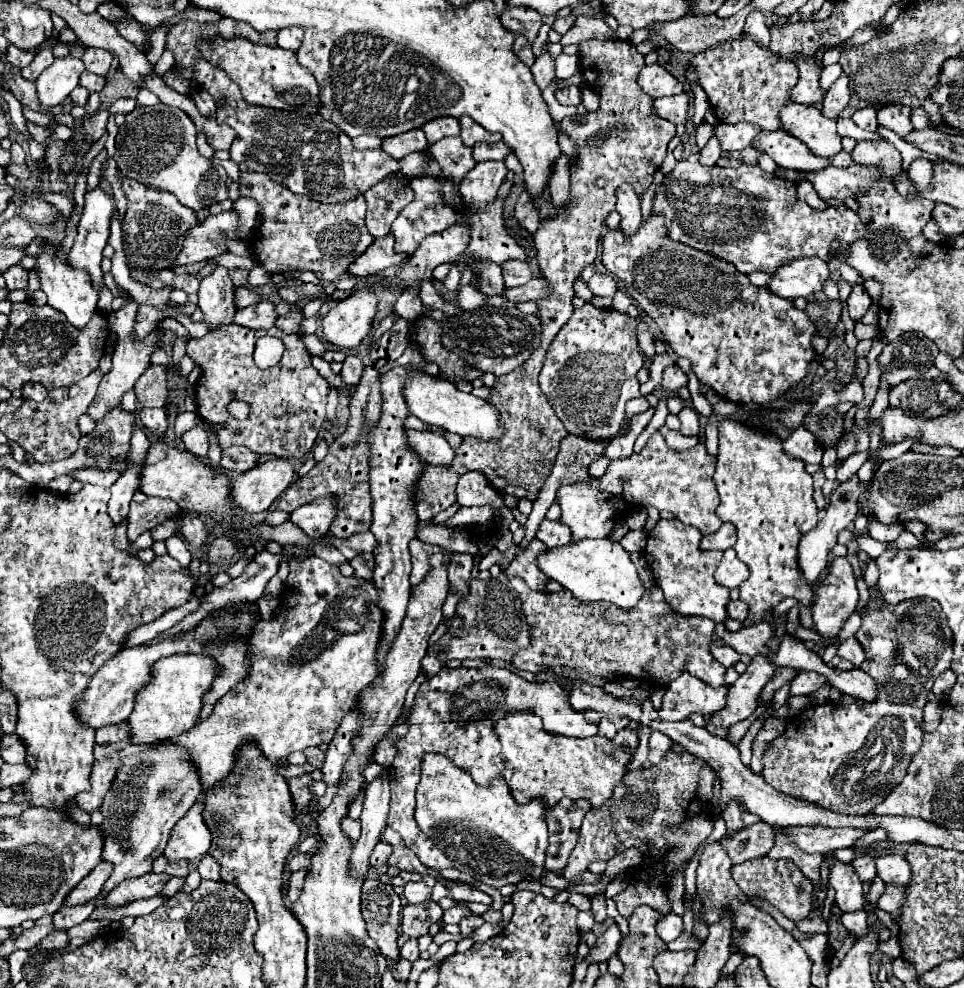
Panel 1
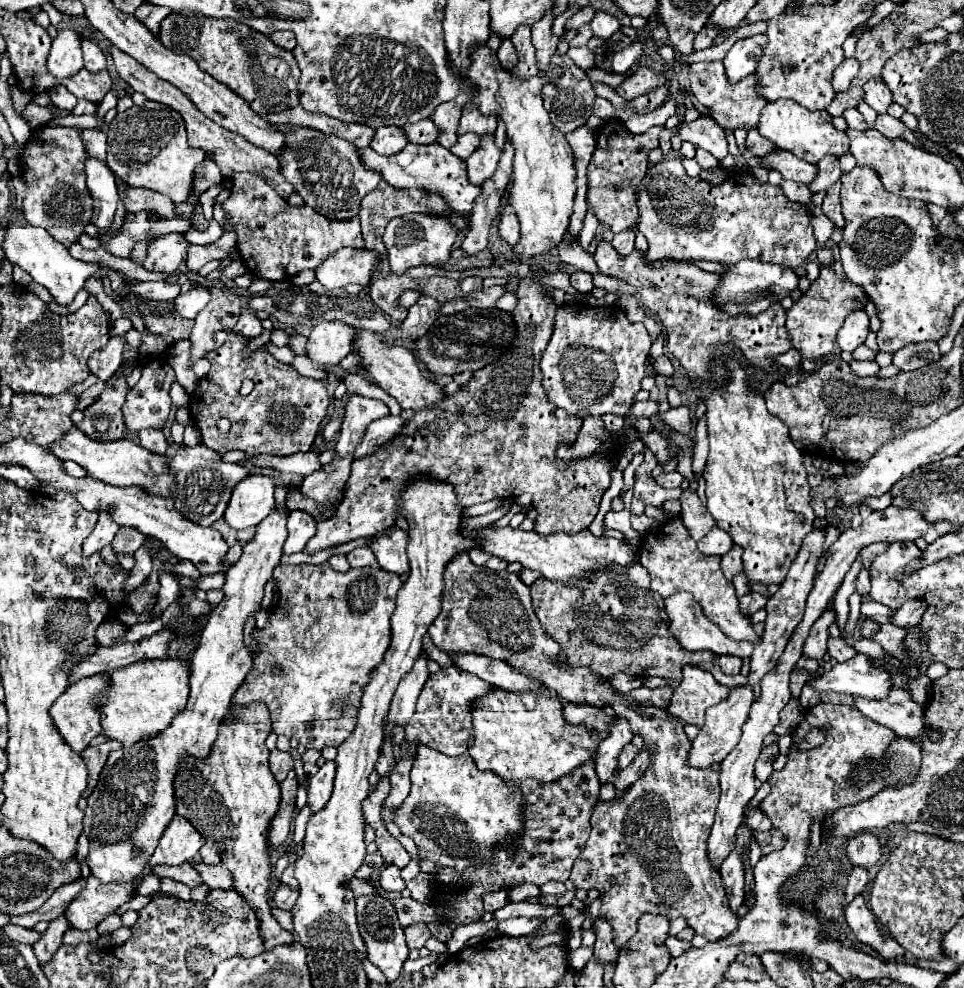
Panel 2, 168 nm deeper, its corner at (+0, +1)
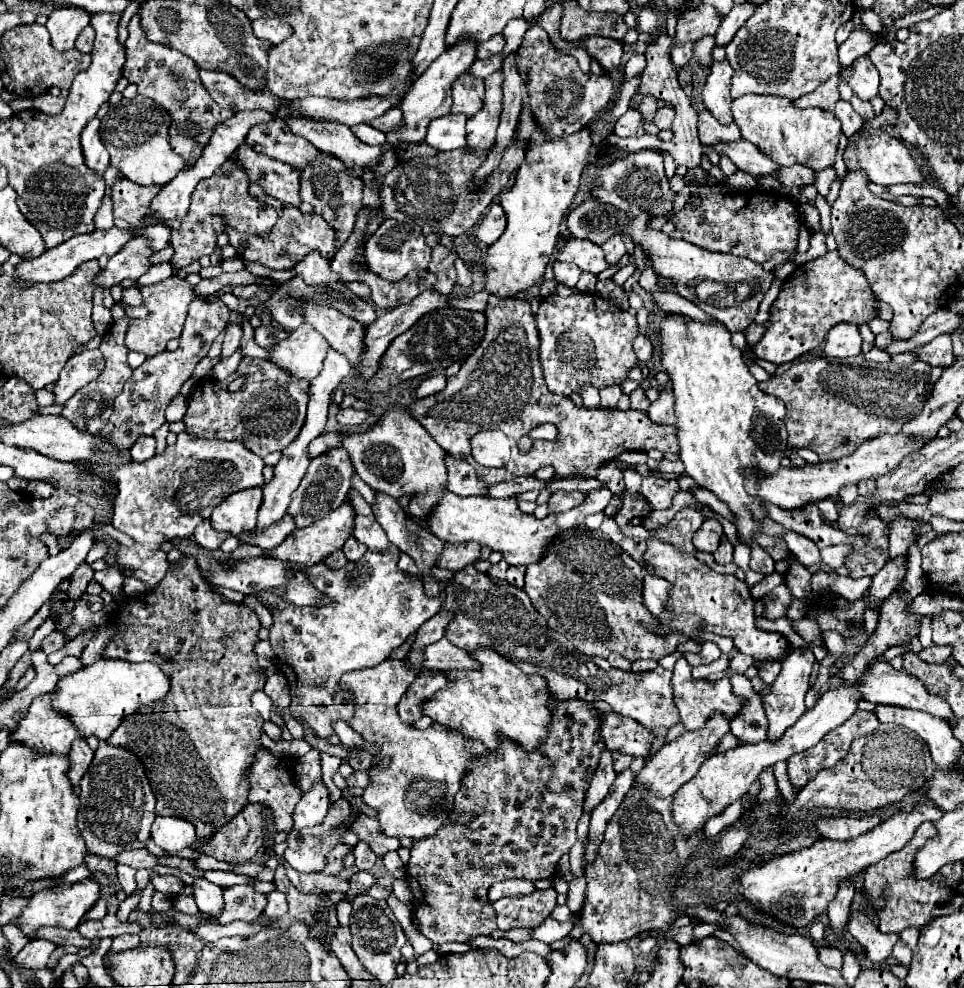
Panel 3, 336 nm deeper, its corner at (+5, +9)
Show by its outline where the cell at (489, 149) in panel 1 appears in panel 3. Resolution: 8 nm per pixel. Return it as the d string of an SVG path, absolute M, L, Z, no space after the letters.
M444 115L434 119L426 133L426 143L438 151L452 151L466 145L466 117L464 115Z

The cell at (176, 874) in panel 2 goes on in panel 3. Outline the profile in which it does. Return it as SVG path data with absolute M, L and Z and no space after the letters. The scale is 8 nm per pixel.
M194 877L192 889L194 889L196 905L198 905L198 909L202 913L218 915L222 911L222 905L224 905L224 901L222 901L222 887L210 883L204 877Z

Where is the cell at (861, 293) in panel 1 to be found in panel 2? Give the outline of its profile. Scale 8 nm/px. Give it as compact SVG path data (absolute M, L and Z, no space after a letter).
M855 311L851 313L843 327L837 333L837 345L841 351L853 353L859 345L865 343L865 337L869 333L869 317L865 311Z

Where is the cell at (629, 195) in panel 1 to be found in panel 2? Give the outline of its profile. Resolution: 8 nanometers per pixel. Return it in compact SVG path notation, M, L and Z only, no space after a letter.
M625 229L623 233L617 233L615 237L613 237L613 241L611 241L611 245L615 247L615 251L619 253L619 255L629 255L633 249L635 249L635 233L633 233L633 229Z

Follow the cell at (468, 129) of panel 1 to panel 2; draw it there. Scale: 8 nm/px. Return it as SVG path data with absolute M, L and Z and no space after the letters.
M469 101L469 103L463 107L457 135L469 133L469 131L471 131L471 133L477 133L477 135L485 135L485 131L495 133L495 127L497 127L497 115L485 115L485 113L481 113L481 109L477 107L477 103Z

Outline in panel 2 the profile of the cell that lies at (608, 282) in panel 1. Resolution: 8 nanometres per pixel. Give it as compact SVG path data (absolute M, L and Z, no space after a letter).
M585 271L571 273L569 281L571 281L571 287L581 293L589 293L593 289L593 275L591 273L585 273Z

